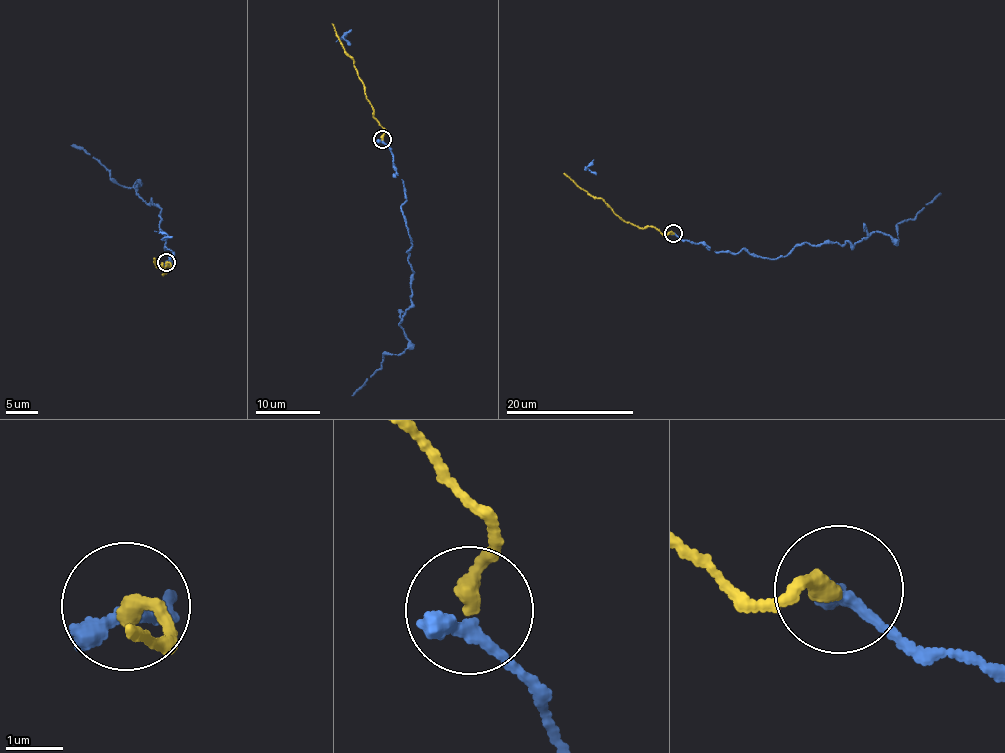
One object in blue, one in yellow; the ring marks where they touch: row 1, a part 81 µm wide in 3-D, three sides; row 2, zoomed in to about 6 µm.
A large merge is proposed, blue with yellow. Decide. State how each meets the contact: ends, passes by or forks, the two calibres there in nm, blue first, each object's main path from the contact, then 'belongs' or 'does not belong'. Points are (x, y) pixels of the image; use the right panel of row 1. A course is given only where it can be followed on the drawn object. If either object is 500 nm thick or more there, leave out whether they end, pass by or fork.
blue ends | yellow ends | 320/320 nm | blue via (674, 233), (764, 258), (801, 243), (852, 246), (872, 233), (893, 241), (898, 224), (940, 193) | yellow via (674, 233), (662, 234), (656, 228), (639, 227), (625, 222), (600, 198), (594, 198), (564, 173) | belongs

